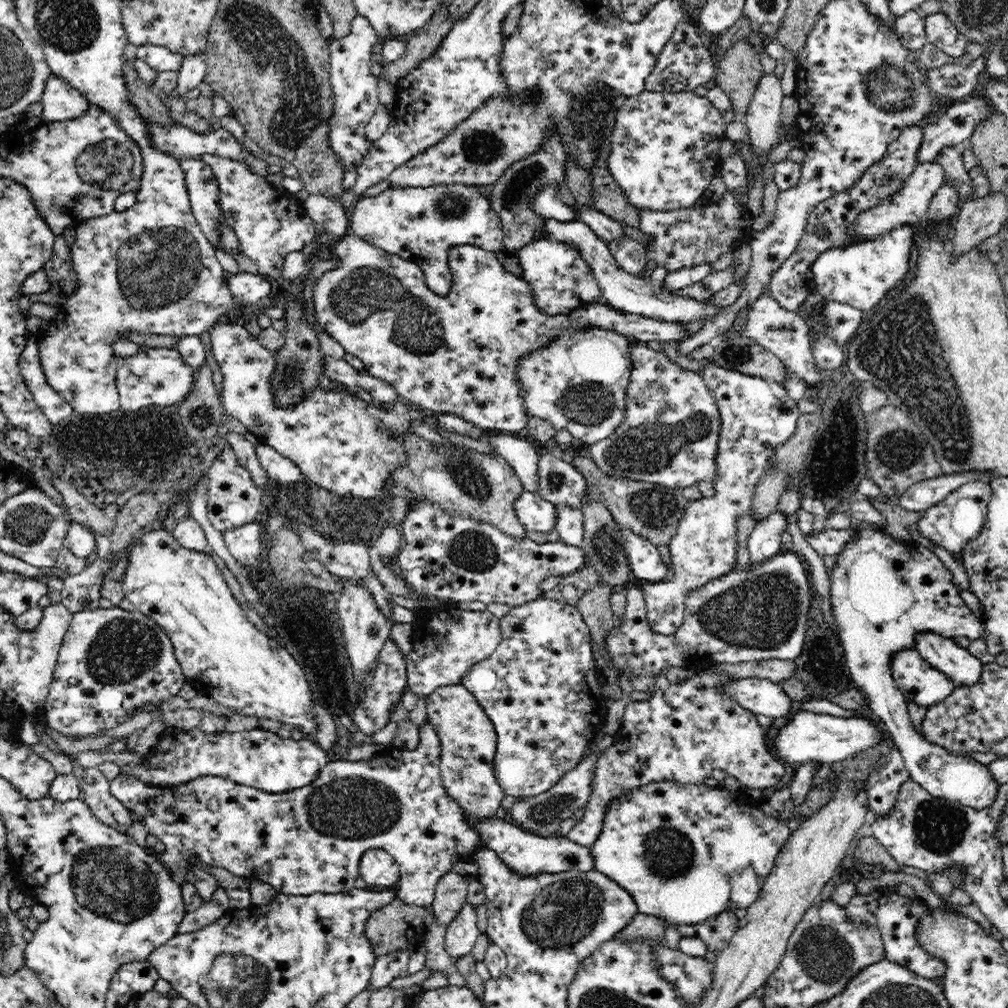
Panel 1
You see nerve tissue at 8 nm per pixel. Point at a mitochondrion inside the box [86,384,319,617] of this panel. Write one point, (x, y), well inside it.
(199, 417)

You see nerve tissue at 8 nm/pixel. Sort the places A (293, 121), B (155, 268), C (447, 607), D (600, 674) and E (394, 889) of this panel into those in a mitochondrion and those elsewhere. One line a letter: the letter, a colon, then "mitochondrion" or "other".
A: mitochondrion
B: mitochondrion
C: other
D: other
E: other

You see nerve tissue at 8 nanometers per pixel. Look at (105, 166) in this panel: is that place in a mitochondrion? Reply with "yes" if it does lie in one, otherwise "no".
yes

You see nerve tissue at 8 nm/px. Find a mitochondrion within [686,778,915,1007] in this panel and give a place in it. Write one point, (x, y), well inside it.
(822, 952)

